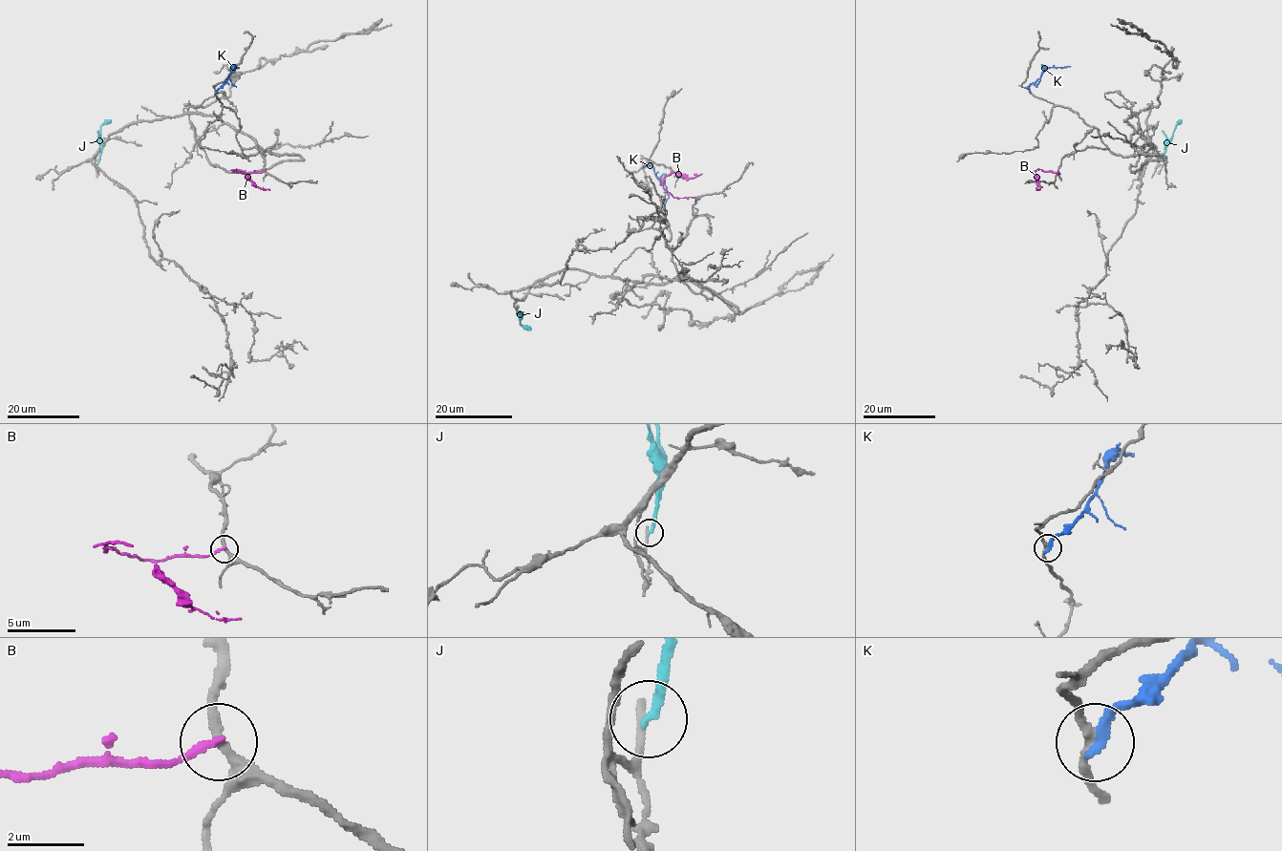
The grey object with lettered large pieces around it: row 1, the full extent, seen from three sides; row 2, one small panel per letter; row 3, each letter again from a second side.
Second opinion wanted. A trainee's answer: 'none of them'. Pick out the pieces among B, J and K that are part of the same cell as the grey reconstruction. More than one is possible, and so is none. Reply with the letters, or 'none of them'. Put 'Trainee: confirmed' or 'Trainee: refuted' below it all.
none of them
Trainee: confirmed

